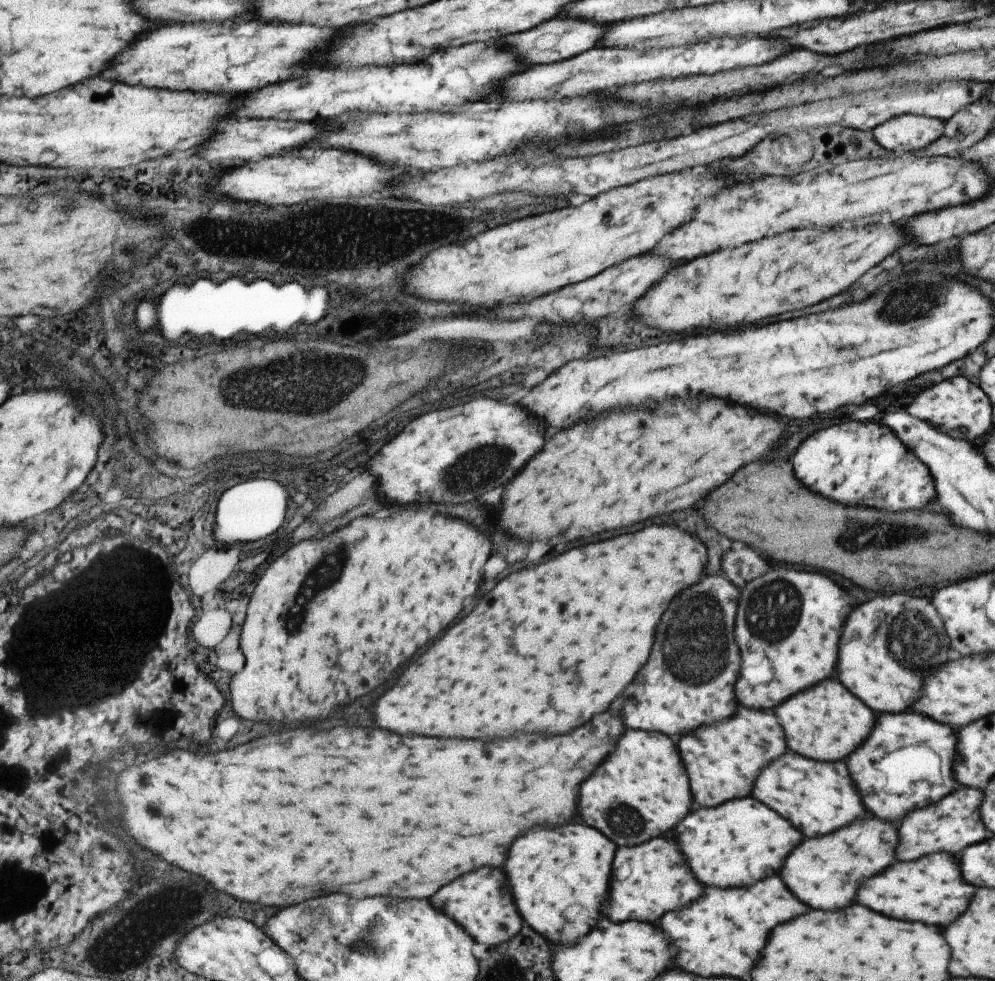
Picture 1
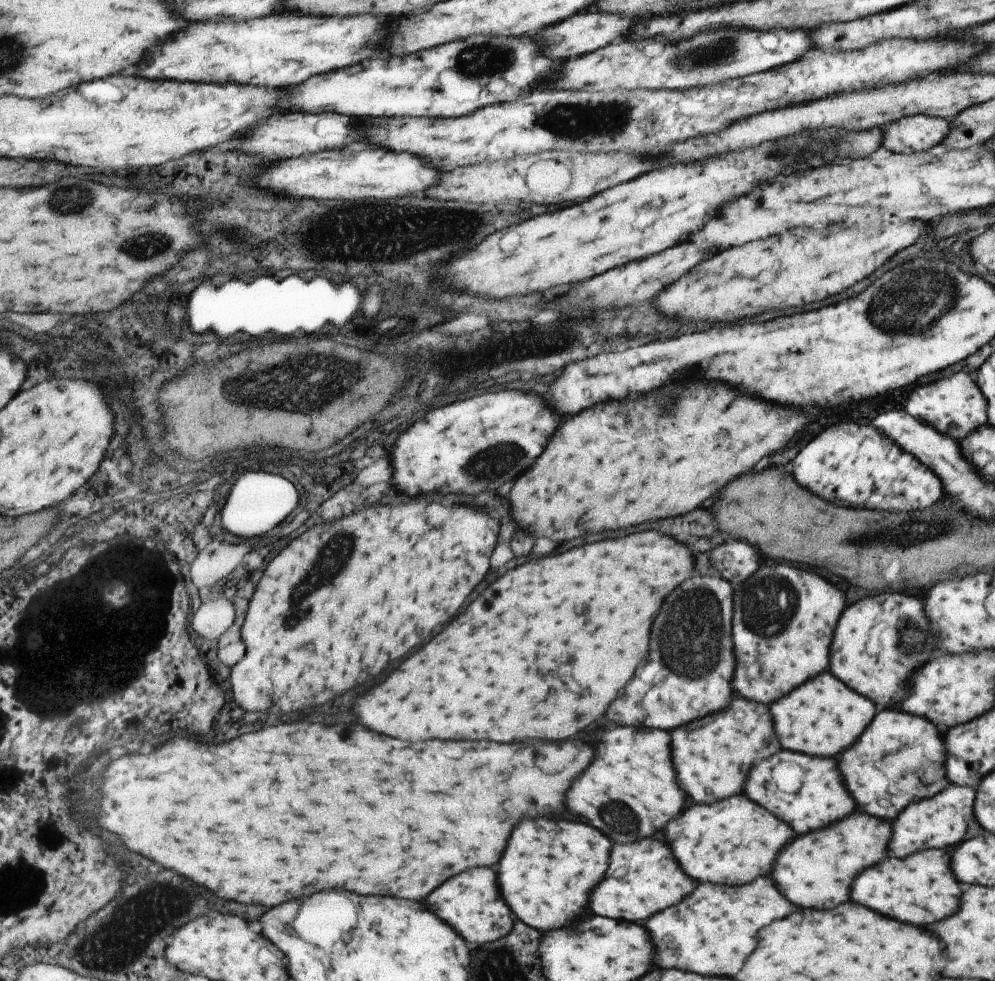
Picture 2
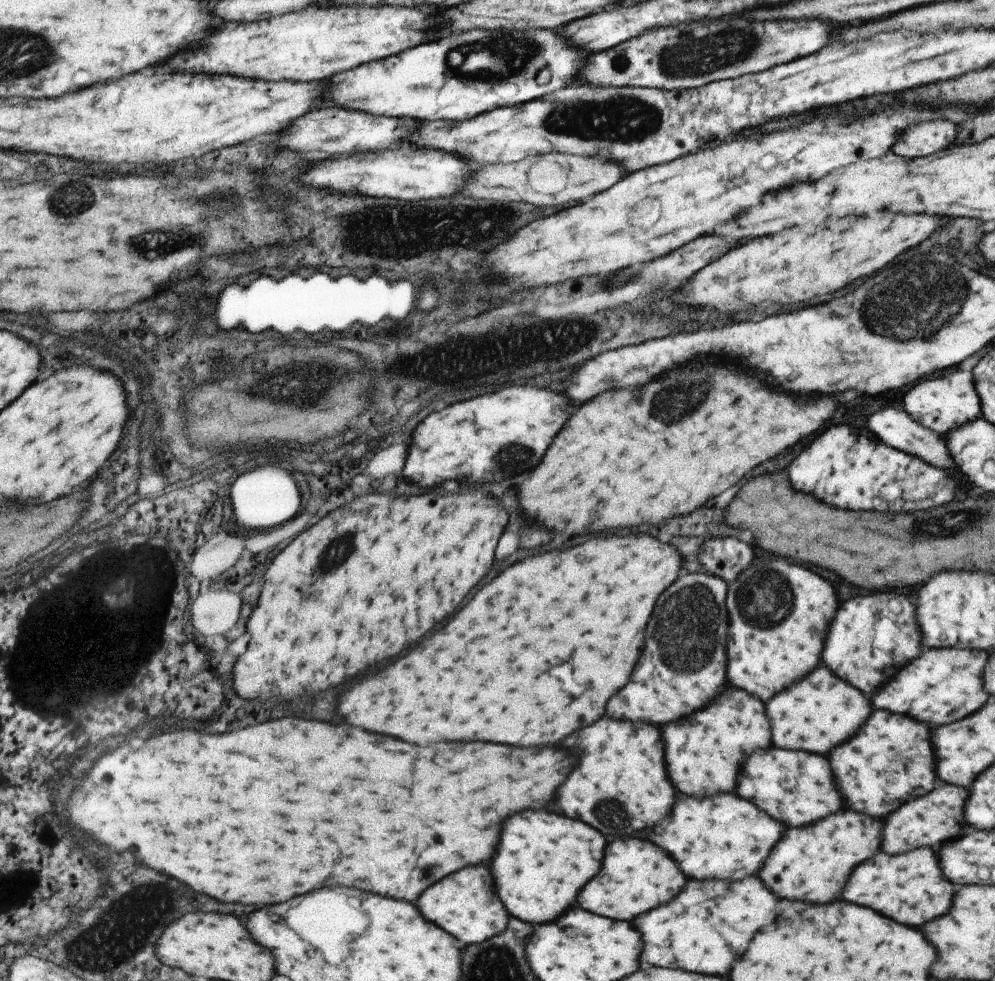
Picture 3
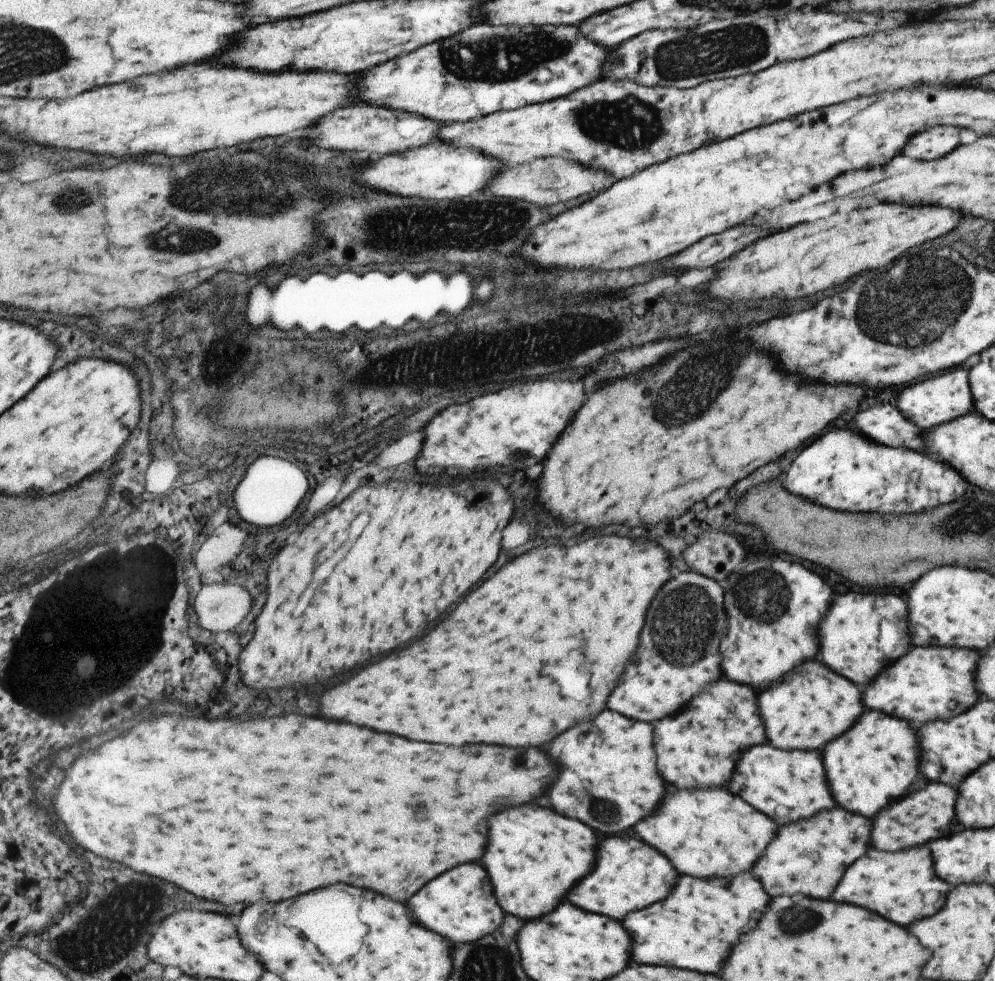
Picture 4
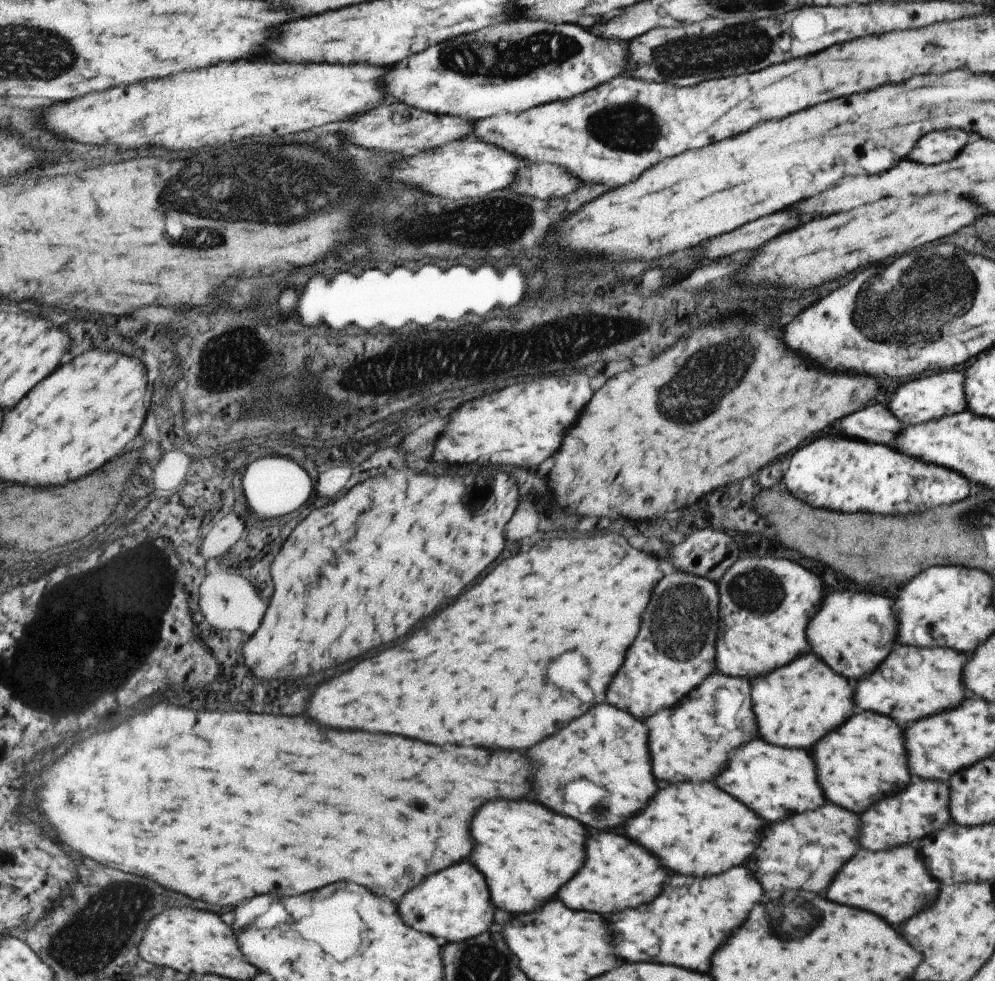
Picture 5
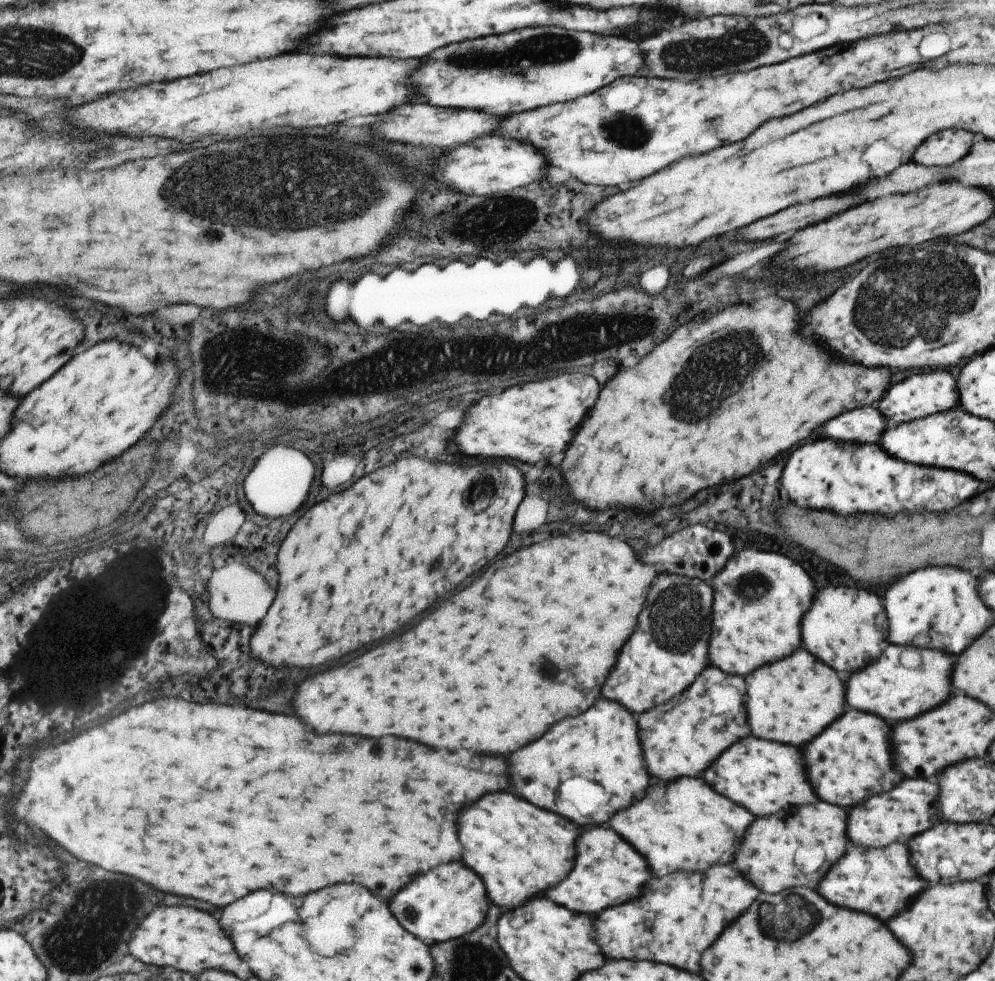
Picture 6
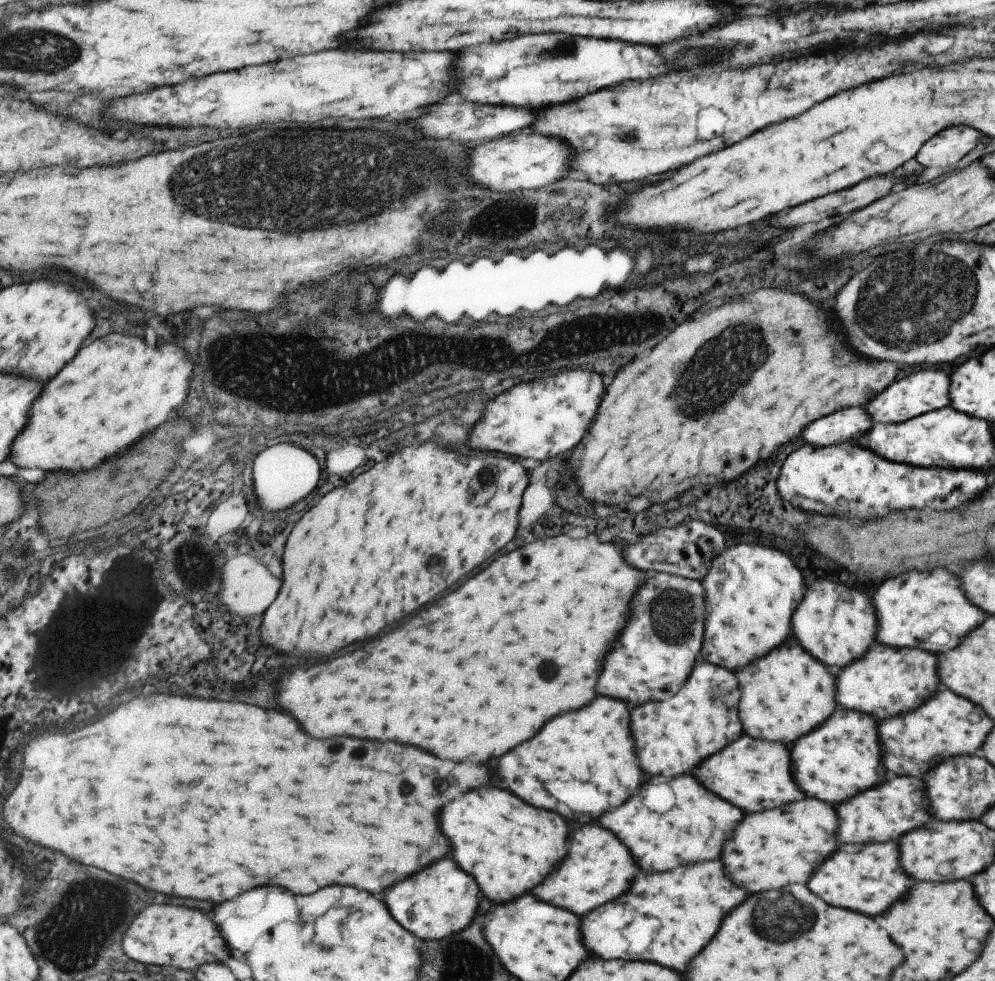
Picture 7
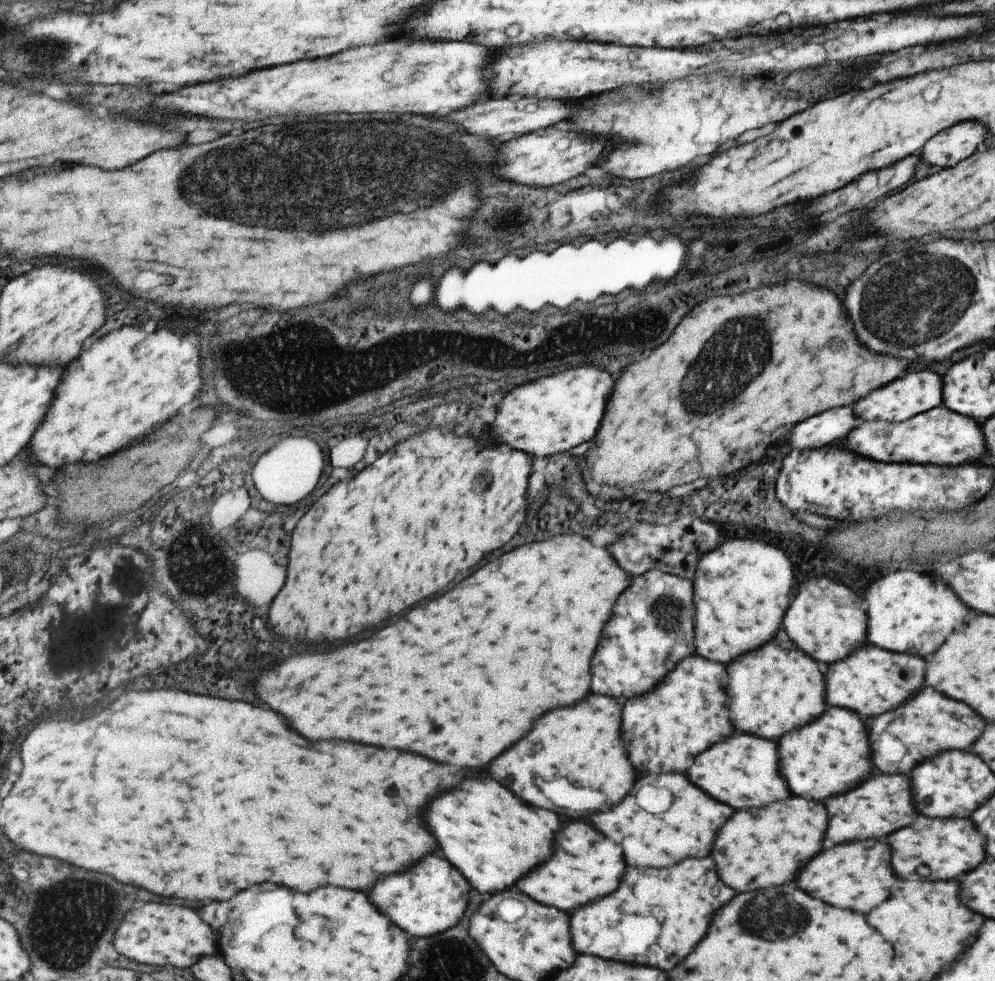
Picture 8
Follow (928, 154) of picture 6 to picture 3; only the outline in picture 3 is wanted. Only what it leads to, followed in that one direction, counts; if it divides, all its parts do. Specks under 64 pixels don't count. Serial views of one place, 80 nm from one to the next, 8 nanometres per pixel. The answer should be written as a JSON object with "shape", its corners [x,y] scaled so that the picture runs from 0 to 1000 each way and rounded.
{"shape":[[[934,122],[910,130],[904,143],[895,149],[895,155],[910,161],[922,161],[938,157],[958,145],[960,128],[952,122]]]}

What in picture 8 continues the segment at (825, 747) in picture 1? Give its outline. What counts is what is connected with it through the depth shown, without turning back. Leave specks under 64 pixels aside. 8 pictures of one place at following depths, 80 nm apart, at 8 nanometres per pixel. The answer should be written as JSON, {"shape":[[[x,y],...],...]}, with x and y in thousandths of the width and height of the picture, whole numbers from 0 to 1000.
{"shape":[[[779,652],[765,659],[759,665],[749,667],[743,673],[749,681],[755,683],[765,705],[761,714],[737,714],[735,716],[735,736],[739,742],[751,748],[765,750],[769,754],[779,754],[789,746],[809,740],[829,726],[827,714],[827,687],[823,685],[823,677],[803,665],[799,659],[787,659],[785,654],[779,659]]]}

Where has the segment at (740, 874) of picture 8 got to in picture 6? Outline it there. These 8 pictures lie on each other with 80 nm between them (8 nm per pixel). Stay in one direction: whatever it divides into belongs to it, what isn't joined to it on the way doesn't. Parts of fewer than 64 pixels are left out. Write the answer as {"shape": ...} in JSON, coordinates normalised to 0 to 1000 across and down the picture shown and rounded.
{"shape":[[[821,818],[801,824],[799,830],[789,830],[789,834],[783,834],[783,828],[773,834],[759,834],[746,852],[747,858],[739,869],[737,881],[767,909],[777,911],[799,903],[813,903],[819,907],[825,893],[847,873],[853,860],[849,852],[849,828],[847,823]]]}

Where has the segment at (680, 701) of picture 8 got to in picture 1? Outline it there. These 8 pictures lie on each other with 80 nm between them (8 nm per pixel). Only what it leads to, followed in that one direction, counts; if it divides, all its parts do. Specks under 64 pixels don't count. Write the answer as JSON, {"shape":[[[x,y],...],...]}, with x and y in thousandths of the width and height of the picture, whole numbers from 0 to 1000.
{"shape":[[[741,716],[739,718],[739,730],[717,738],[715,742],[701,742],[701,750],[698,746],[692,746],[680,756],[680,765],[690,783],[696,815],[703,822],[721,822],[737,813],[747,813],[749,809],[753,811],[763,785],[785,771],[791,762],[787,744],[776,725],[752,723]]]}

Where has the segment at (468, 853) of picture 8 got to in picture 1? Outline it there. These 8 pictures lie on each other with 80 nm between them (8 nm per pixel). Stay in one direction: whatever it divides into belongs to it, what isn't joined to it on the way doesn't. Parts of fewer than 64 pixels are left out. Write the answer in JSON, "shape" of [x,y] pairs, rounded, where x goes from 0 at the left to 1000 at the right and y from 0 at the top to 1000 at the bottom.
{"shape":[[[568,840],[556,846],[542,844],[522,852],[510,871],[510,879],[506,883],[512,907],[516,911],[519,930],[522,930],[526,942],[534,944],[542,954],[560,964],[580,962],[602,938],[602,926],[610,919],[610,901],[614,891],[614,875],[618,871],[618,862],[598,844],[588,840]]]}

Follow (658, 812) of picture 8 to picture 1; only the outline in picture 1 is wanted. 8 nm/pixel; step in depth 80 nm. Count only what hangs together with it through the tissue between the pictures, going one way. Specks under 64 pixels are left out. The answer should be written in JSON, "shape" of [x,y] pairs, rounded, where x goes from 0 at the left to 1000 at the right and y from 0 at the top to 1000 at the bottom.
{"shape":[[[745,813],[735,815],[729,820],[723,820],[719,824],[701,824],[698,828],[692,828],[686,838],[680,840],[680,858],[682,864],[694,885],[694,889],[701,893],[701,897],[709,903],[723,903],[723,905],[749,905],[757,899],[779,891],[789,873],[807,856],[807,852],[785,832],[781,832],[777,826],[761,818],[759,813]]]}

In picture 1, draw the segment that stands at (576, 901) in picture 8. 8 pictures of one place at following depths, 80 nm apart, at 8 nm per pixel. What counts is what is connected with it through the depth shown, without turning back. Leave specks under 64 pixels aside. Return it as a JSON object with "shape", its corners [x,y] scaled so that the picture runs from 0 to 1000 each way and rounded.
{"shape":[[[656,854],[650,860],[636,864],[622,864],[616,873],[614,891],[612,924],[608,926],[608,932],[614,936],[614,940],[646,938],[656,942],[664,936],[664,932],[686,926],[707,911],[707,903],[690,885],[680,858],[668,854]]]}

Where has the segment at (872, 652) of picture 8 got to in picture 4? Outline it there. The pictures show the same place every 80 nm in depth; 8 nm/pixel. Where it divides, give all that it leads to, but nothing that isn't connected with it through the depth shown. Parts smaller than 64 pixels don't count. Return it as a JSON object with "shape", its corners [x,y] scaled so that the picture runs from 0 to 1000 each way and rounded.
{"shape":[[[916,661],[869,699],[867,718],[869,722],[916,736],[920,744],[930,737],[961,731],[982,714],[978,701],[982,673],[984,665],[972,665],[968,661]]]}

